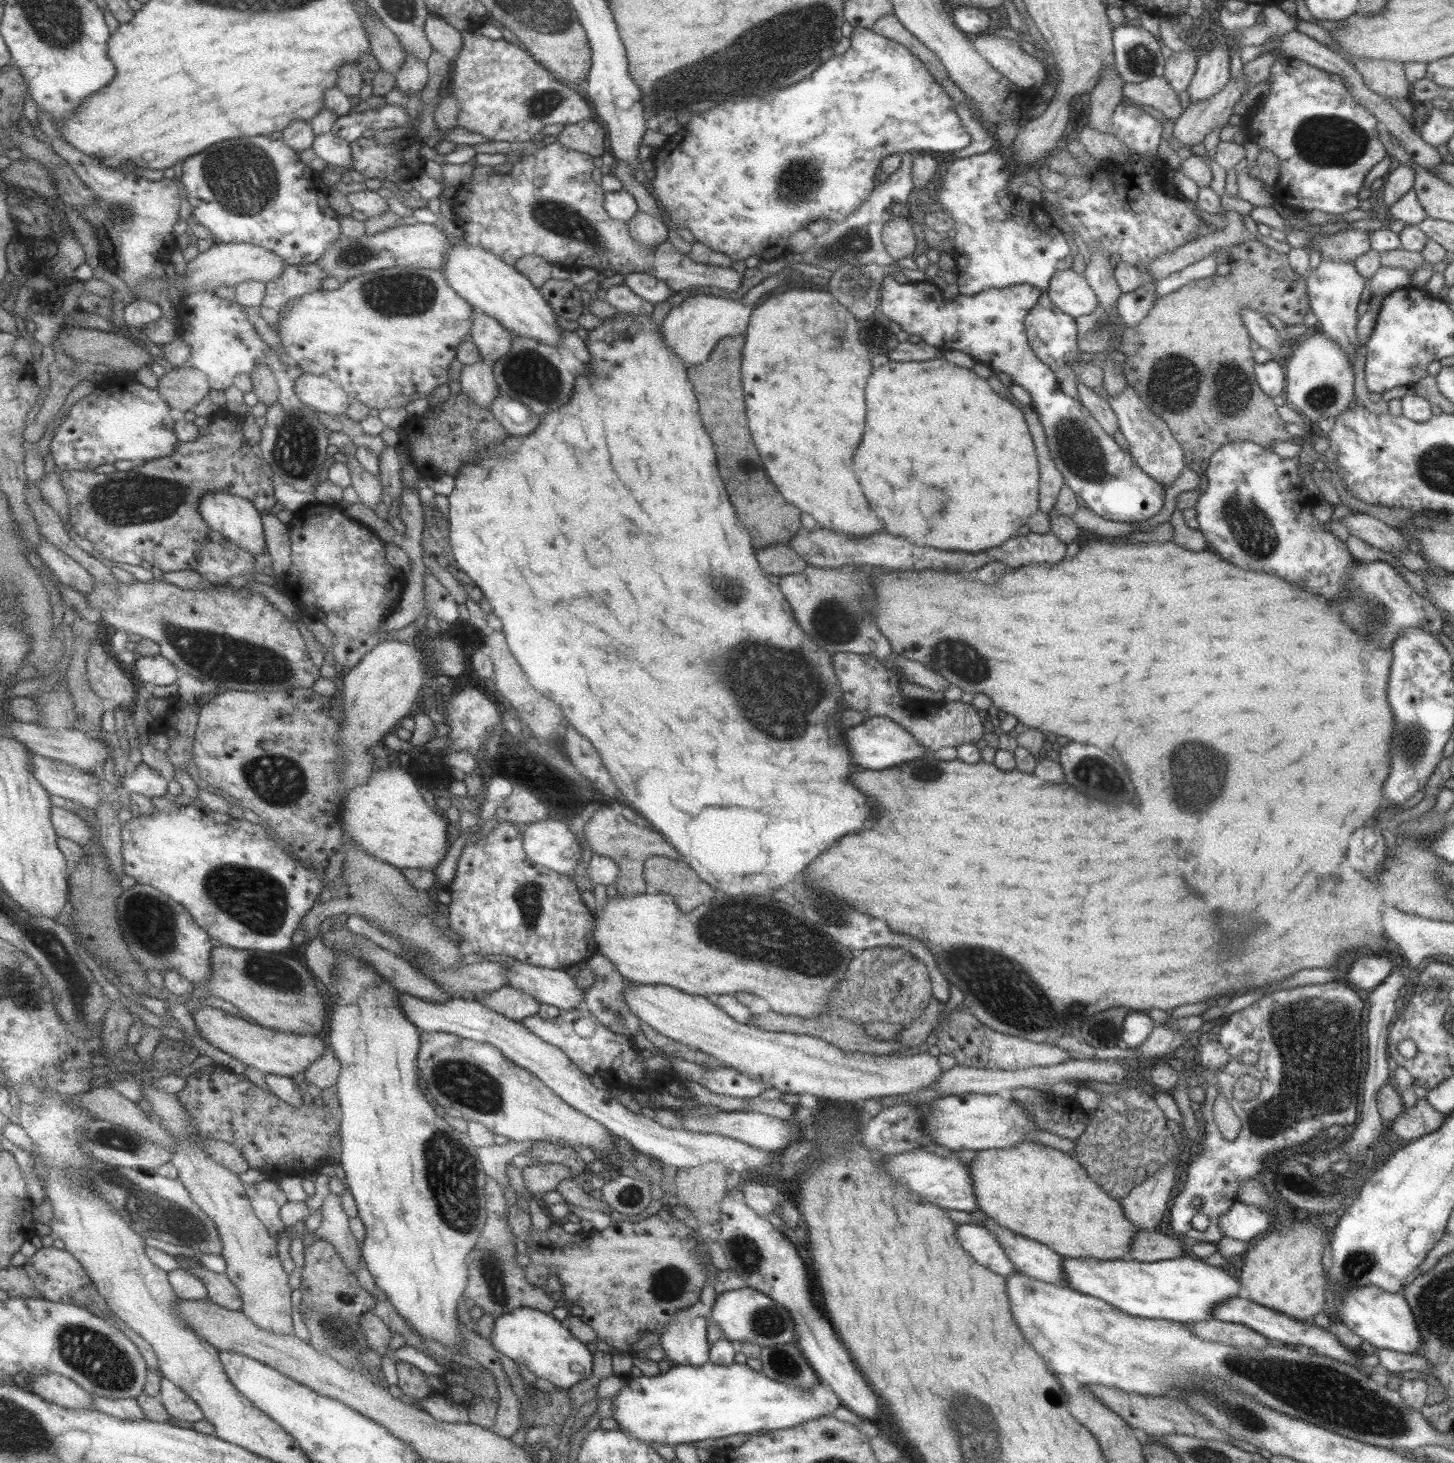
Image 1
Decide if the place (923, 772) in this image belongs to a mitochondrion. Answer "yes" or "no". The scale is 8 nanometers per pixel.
yes

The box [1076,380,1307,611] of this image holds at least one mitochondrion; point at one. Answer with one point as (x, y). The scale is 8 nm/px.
(1251, 529)

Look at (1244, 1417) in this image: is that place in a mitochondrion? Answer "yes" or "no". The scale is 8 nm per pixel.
yes

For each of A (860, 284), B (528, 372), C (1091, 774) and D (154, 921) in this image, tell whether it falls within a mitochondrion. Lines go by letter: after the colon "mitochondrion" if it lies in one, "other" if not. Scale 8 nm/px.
A: mitochondrion
B: mitochondrion
C: mitochondrion
D: mitochondrion

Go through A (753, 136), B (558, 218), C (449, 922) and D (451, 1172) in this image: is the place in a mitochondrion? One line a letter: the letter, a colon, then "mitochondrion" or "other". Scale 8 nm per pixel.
A: other
B: mitochondrion
C: other
D: mitochondrion

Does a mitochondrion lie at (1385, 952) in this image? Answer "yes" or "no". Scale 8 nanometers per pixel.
no

